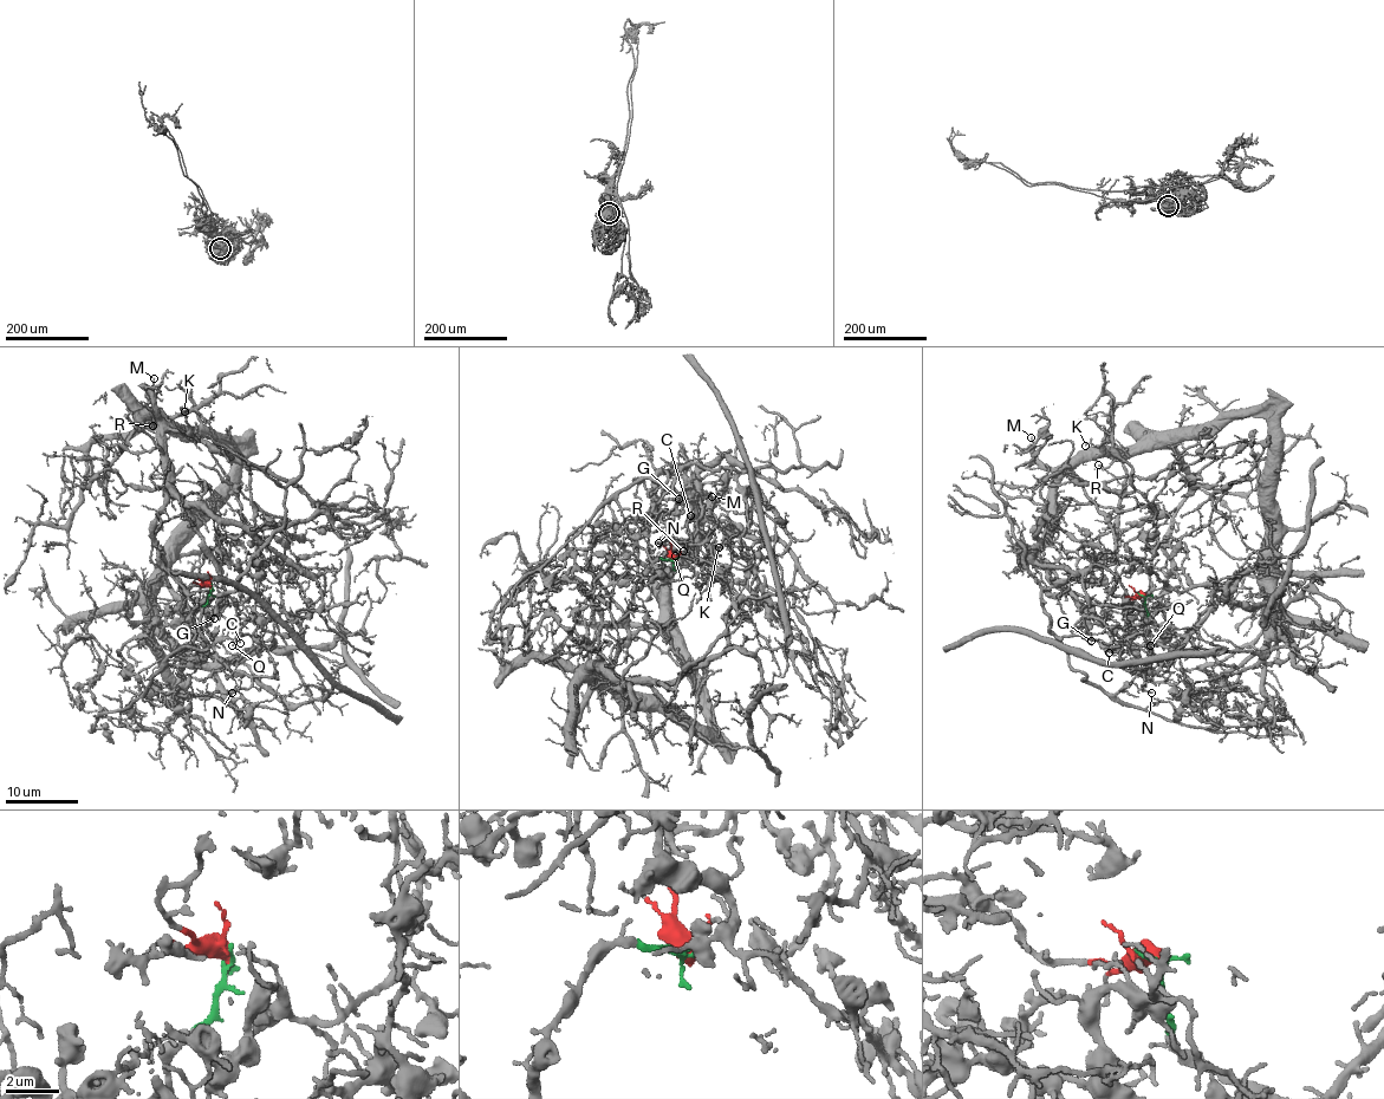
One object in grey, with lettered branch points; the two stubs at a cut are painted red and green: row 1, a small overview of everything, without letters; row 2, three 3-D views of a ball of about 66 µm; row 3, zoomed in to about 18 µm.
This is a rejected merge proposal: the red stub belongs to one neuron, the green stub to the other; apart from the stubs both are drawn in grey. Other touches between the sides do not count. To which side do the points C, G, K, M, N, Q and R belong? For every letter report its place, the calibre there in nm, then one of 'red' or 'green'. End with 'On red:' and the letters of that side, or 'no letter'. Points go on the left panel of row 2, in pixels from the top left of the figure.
C: (240, 643) | 140 nm | red
G: (214, 618) | 130 nm | red
K: (184, 411) | 80 nm | green
M: (154, 378) | 120 nm | green
N: (232, 693) | 150 nm | green
Q: (232, 645) | 110 nm | red
R: (153, 426) | 70 nm | green
On red: C, G, Q

